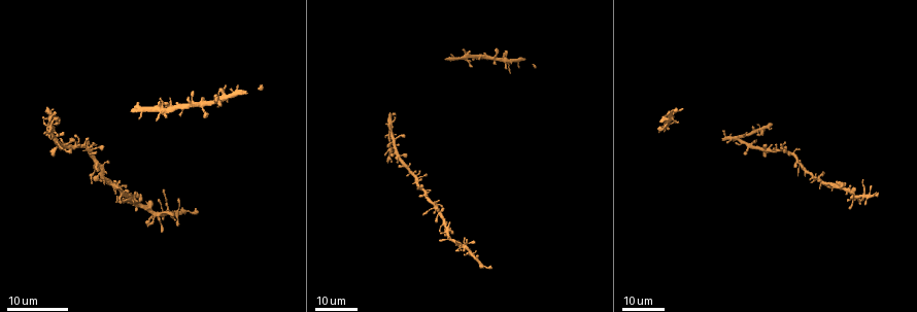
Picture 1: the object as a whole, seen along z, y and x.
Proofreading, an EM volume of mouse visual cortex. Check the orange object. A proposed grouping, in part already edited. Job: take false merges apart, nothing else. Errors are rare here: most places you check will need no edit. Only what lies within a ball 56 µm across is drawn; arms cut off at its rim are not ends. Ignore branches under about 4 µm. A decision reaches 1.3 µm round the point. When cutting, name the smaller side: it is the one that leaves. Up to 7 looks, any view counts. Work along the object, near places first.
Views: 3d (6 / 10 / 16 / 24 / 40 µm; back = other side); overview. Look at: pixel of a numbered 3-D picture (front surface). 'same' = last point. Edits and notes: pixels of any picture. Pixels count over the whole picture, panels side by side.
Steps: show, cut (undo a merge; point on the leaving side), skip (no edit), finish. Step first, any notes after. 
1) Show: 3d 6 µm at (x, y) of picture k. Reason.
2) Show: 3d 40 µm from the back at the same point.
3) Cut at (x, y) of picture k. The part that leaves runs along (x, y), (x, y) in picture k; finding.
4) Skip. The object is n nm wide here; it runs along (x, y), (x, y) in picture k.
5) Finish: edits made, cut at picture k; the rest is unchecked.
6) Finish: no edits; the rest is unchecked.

Show: 3d 16 µm at (90, 148) of picture 1. Four-way junction.

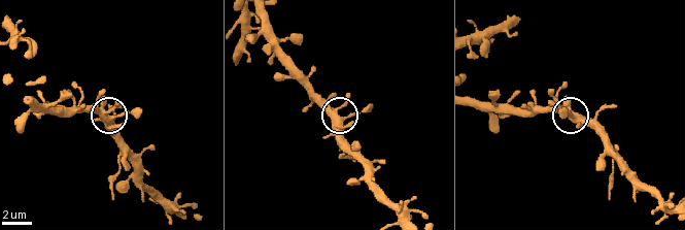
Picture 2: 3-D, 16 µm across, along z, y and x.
Show: 3d 10 µm at (343, 122) of picture 2.

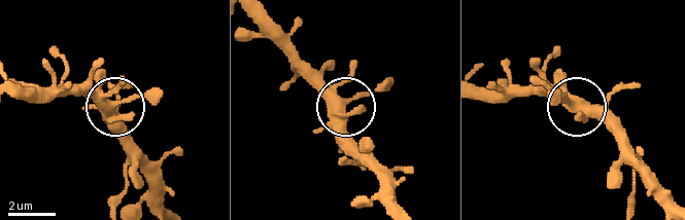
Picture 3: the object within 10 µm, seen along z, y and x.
Skip. The object is 340 nm wide here; it runs along (249, 11), (338, 100), (349, 102), (373, 93), (388, 78) in picture 3; all the same cell.

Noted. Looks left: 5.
Show: 3d 16 µm at (401, 163) of picture 1. Narrows sharply.

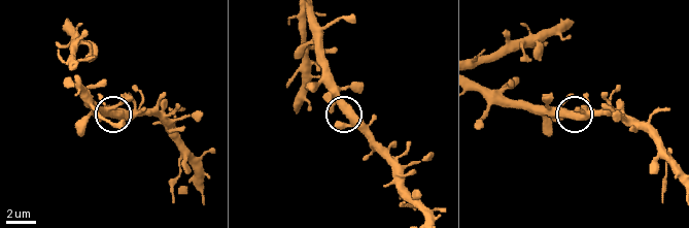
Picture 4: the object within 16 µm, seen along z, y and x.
Show: 3d 10 µm at (344, 108) of picture 4.

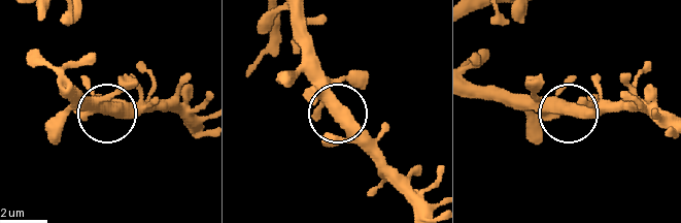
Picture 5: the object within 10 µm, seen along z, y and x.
Skip. The object is 380 nm wide here; it runs along (472, 82), (519, 95), (543, 95), (572, 114), (611, 114) in picture 5; continuous, no second cell.

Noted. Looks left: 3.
Show: 3d 16 µm at (849, 186) of picture 1. Four-way junction.

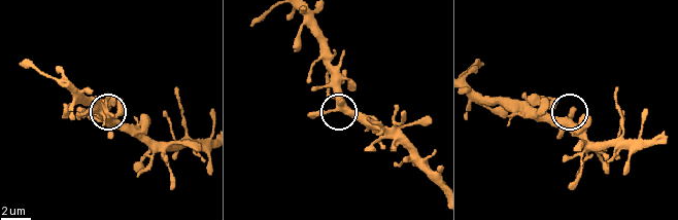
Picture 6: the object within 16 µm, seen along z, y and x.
Show: 3d 6 µm at (564, 119) of picture 6. Closer look.

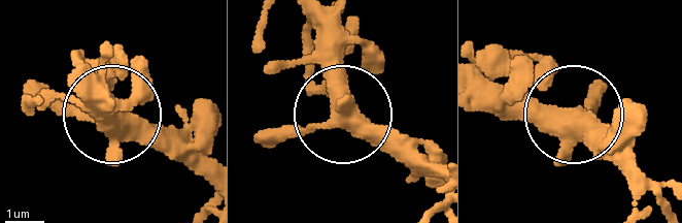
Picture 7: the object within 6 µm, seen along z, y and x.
Skip. The object is 390 nm wide here; it runs along (310, 25), (331, 117), (254, 133) in picture 7; all the same cell.

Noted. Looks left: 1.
Finish: no edits; the rest is unchecked.

